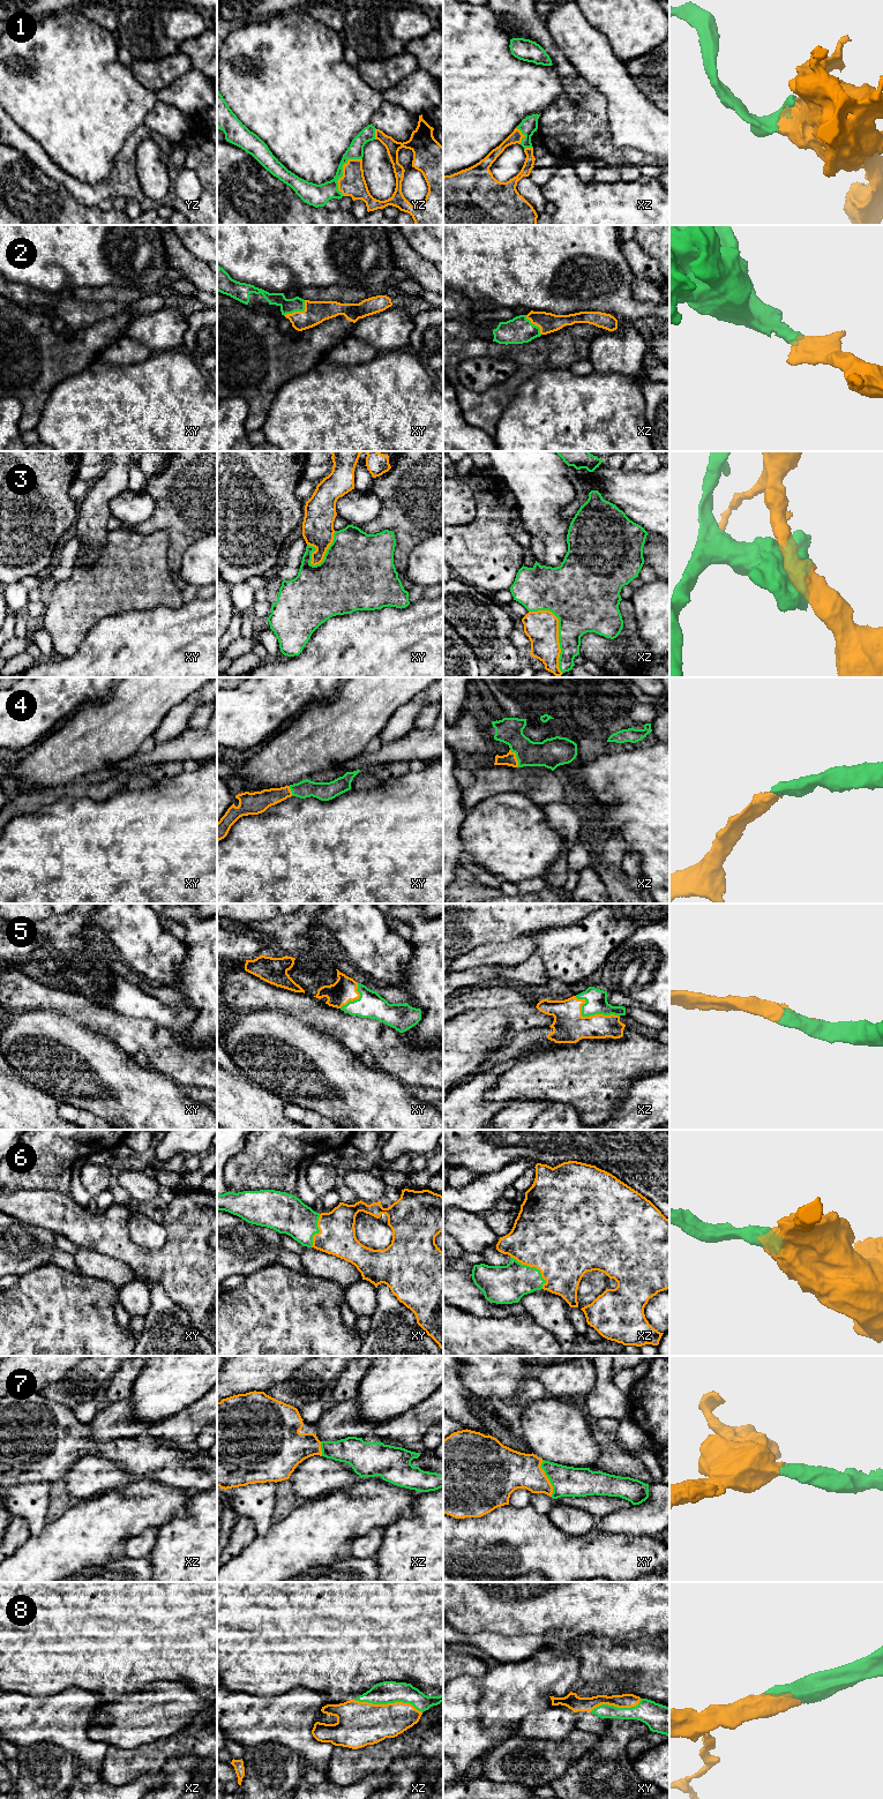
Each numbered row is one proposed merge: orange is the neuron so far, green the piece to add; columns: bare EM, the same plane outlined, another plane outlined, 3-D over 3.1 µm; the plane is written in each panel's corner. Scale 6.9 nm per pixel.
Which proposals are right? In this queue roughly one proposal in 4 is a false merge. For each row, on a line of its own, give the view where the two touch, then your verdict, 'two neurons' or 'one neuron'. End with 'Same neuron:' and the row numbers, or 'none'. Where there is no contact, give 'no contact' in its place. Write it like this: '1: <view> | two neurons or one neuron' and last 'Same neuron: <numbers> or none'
1: yz | one neuron
2: xy | one neuron
3: xz | two neurons
4: xz | one neuron
5: xz | one neuron
6: xz | one neuron
7: xy | one neuron
8: xz | one neuron
Same neuron: 1, 2, 4, 5, 6, 7, 8

